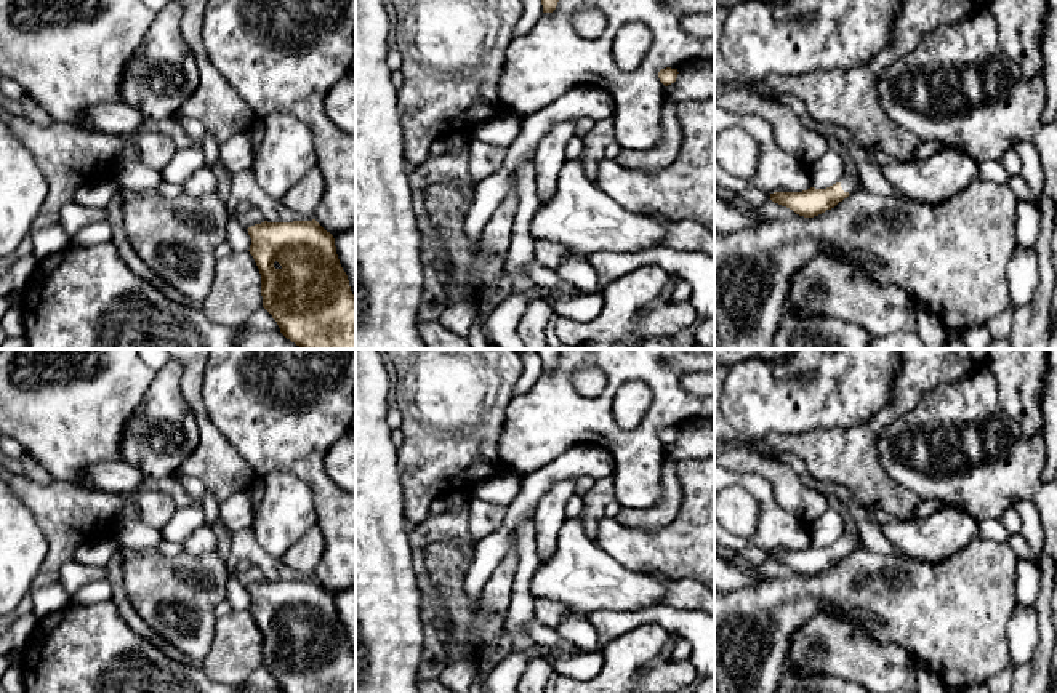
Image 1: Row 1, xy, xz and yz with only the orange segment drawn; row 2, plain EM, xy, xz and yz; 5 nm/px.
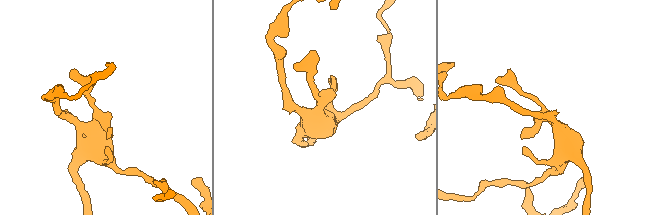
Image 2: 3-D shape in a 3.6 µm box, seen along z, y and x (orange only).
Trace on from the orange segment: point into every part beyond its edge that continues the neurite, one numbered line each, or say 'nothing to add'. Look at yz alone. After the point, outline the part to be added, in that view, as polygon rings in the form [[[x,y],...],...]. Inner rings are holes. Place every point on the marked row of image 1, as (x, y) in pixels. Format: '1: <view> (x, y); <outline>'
1: yz (851, 184); [[[844,176],[839,182],[842,190],[849,194],[854,194],[862,189],[860,178],[855,176]]]

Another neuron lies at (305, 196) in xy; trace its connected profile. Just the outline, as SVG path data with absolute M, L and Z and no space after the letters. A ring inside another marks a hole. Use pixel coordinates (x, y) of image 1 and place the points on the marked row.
M314 165L280 200L303 218L314 218L325 190L319 165Z

